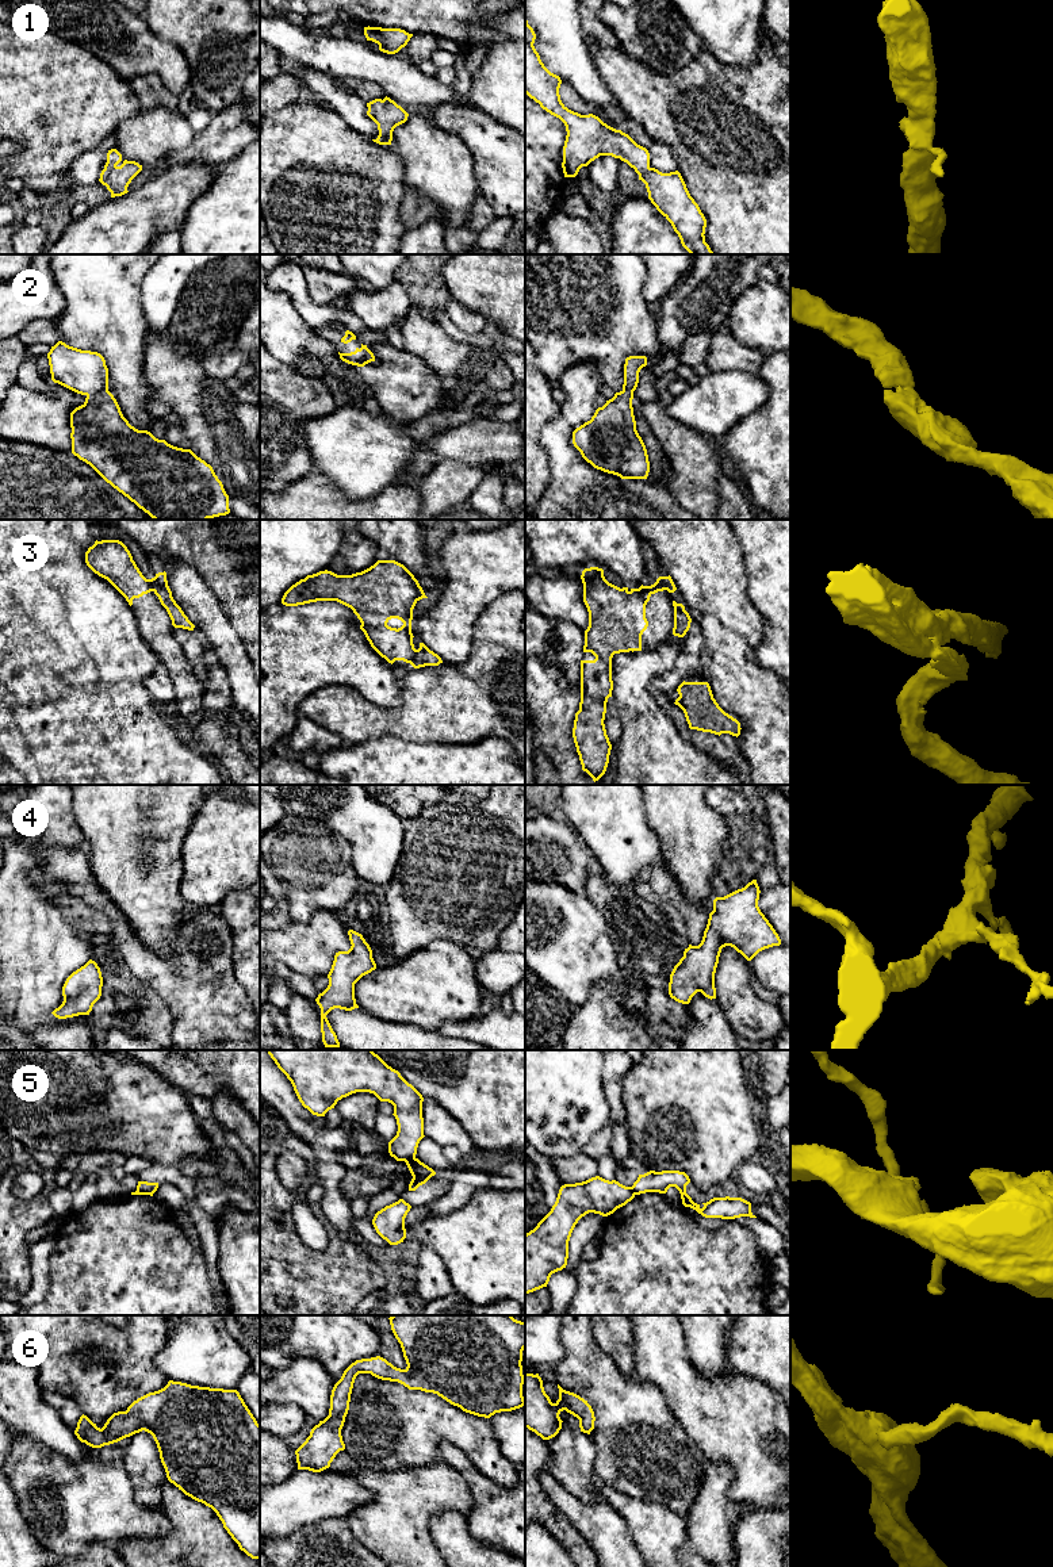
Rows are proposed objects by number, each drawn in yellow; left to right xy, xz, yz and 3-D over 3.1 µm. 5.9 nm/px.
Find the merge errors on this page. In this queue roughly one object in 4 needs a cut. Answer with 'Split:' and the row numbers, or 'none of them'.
Split: 3, 5

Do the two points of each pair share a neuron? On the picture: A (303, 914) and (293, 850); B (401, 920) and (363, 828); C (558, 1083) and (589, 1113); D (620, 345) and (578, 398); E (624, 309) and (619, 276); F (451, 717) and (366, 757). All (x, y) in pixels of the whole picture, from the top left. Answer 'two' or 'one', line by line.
A: one
B: two
C: one
D: two
E: one
F: two

